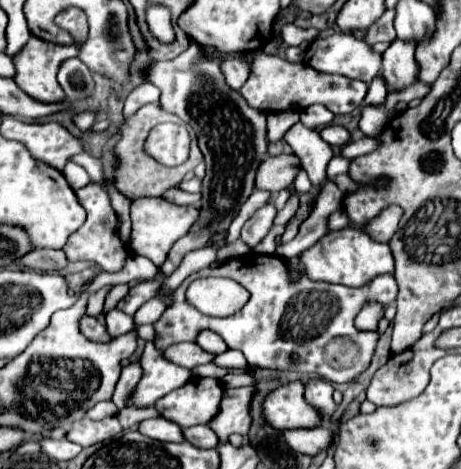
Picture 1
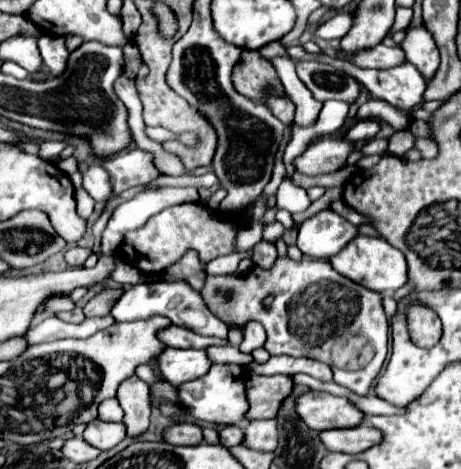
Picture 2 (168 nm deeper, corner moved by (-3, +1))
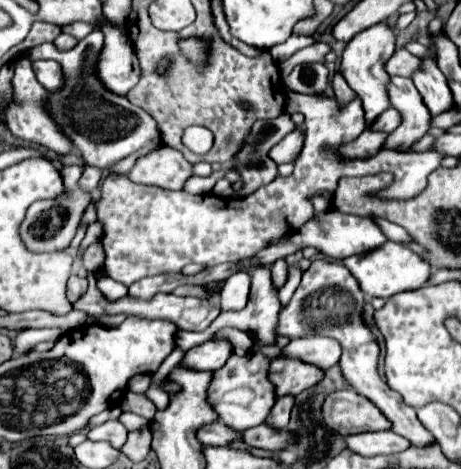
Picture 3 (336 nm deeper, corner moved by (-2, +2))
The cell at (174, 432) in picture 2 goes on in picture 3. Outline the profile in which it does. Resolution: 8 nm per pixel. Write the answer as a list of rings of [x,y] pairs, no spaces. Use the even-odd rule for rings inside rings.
[[[222,422],[216,424],[206,424],[196,432],[196,438],[200,444],[204,446],[226,446],[232,440],[238,440],[240,434],[232,432],[230,428],[226,428]]]

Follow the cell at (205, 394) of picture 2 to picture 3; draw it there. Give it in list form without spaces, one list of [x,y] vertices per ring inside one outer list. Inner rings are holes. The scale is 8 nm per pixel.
[[[250,350],[244,356],[232,354],[220,370],[214,370],[212,382],[208,386],[208,404],[218,414],[220,422],[238,432],[264,422],[270,408],[274,406],[274,390],[268,382],[268,366],[270,360],[266,356]]]

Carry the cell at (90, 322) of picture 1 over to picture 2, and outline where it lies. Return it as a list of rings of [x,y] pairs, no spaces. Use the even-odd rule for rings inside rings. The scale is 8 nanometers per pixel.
[[[75,307],[73,311],[63,311],[63,313],[57,313],[55,317],[59,317],[61,321],[67,321],[67,323],[81,323],[85,319],[83,315],[83,309],[81,307]]]

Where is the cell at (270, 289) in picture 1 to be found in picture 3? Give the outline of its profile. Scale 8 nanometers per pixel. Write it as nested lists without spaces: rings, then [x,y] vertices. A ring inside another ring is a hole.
[[[324,258],[312,260],[310,268],[304,270],[302,282],[296,288],[290,304],[280,308],[278,324],[276,324],[276,336],[286,336],[290,340],[310,336],[312,332],[322,336],[334,336],[342,346],[340,356],[340,370],[344,380],[364,398],[368,398],[390,422],[392,432],[408,438],[416,446],[428,446],[434,442],[432,434],[420,424],[416,418],[416,410],[410,406],[404,406],[400,394],[396,394],[378,374],[378,358],[380,358],[380,346],[370,332],[368,324],[364,322],[364,294],[352,278],[352,274],[340,264],[340,262],[328,262]],[[340,330],[340,334],[338,334]]]

